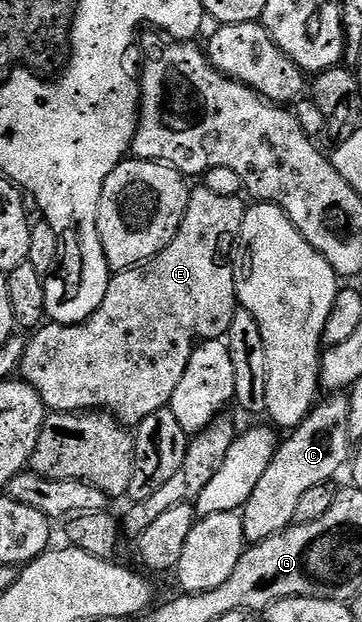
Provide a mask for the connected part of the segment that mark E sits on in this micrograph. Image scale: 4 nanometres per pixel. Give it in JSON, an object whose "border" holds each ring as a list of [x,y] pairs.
{"border":[[[204,187],[194,188],[189,194],[189,202],[187,203],[187,211],[183,215],[183,223],[179,227],[175,239],[171,239],[171,243],[163,252],[155,254],[151,260],[146,261],[143,265],[114,272],[109,278],[107,295],[103,299],[103,303],[99,303],[97,310],[86,321],[80,321],[78,325],[45,323],[26,340],[19,377],[20,380],[24,381],[26,385],[30,385],[37,392],[39,399],[45,404],[46,410],[54,413],[104,411],[113,414],[122,425],[135,427],[143,419],[147,419],[147,415],[155,415],[155,411],[168,406],[171,395],[175,395],[175,387],[179,387],[179,379],[183,379],[183,371],[187,371],[187,363],[193,354],[195,342],[198,339],[224,338],[231,327],[231,315],[235,315],[235,311],[239,308],[233,266],[235,264],[237,237],[241,234],[247,208],[246,202],[243,203],[241,200],[240,196],[215,195],[215,191],[207,191]]]}

